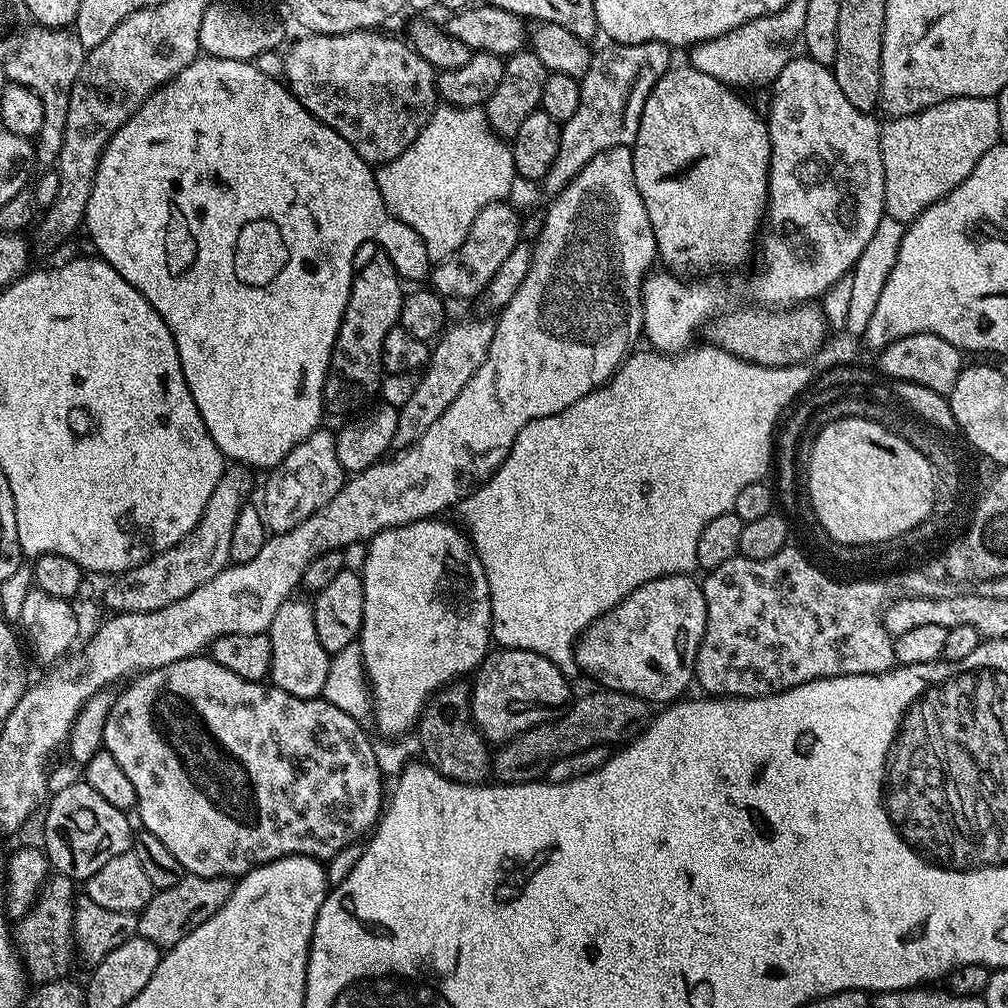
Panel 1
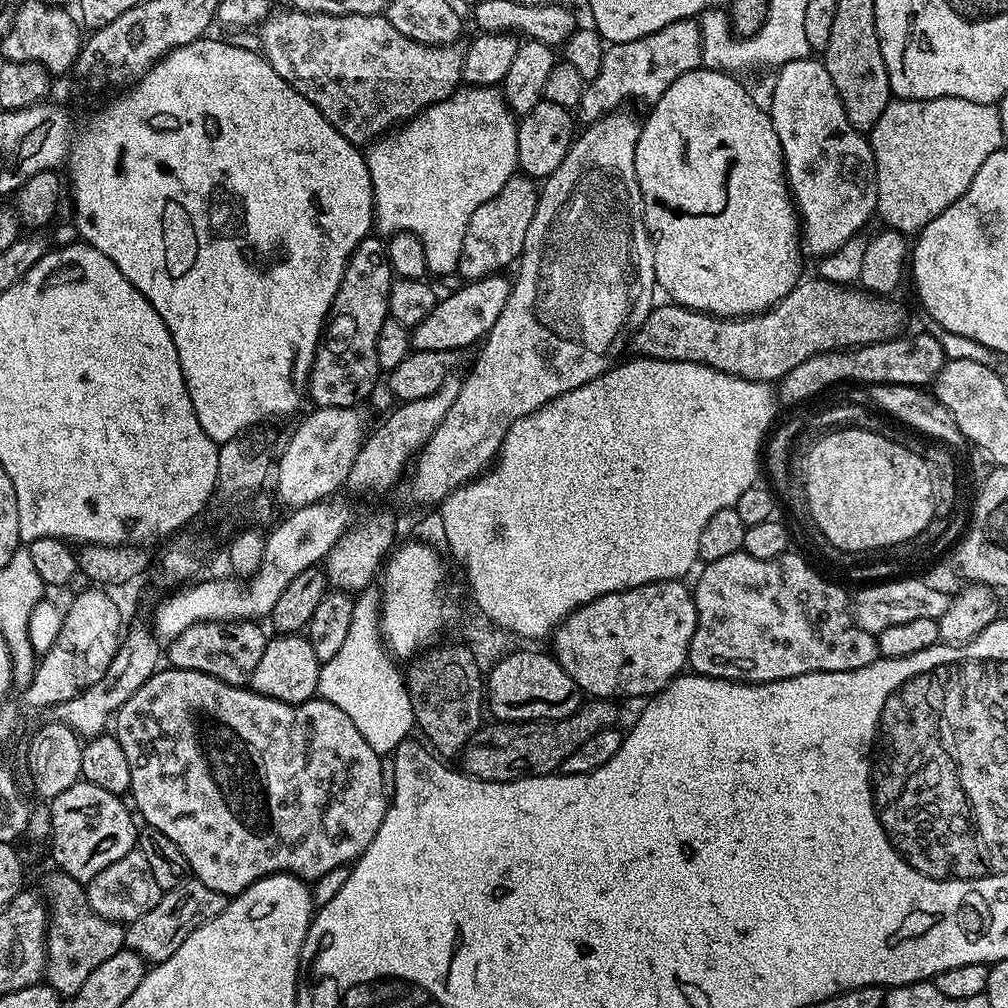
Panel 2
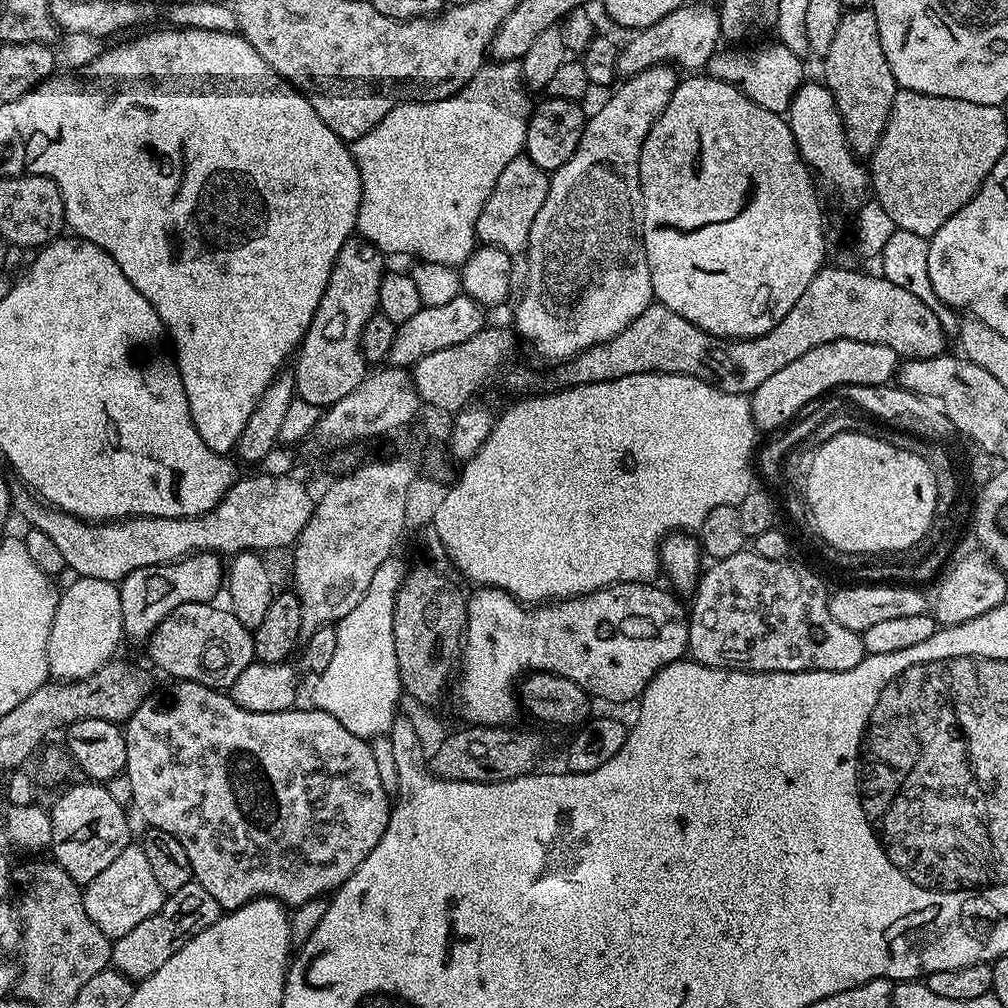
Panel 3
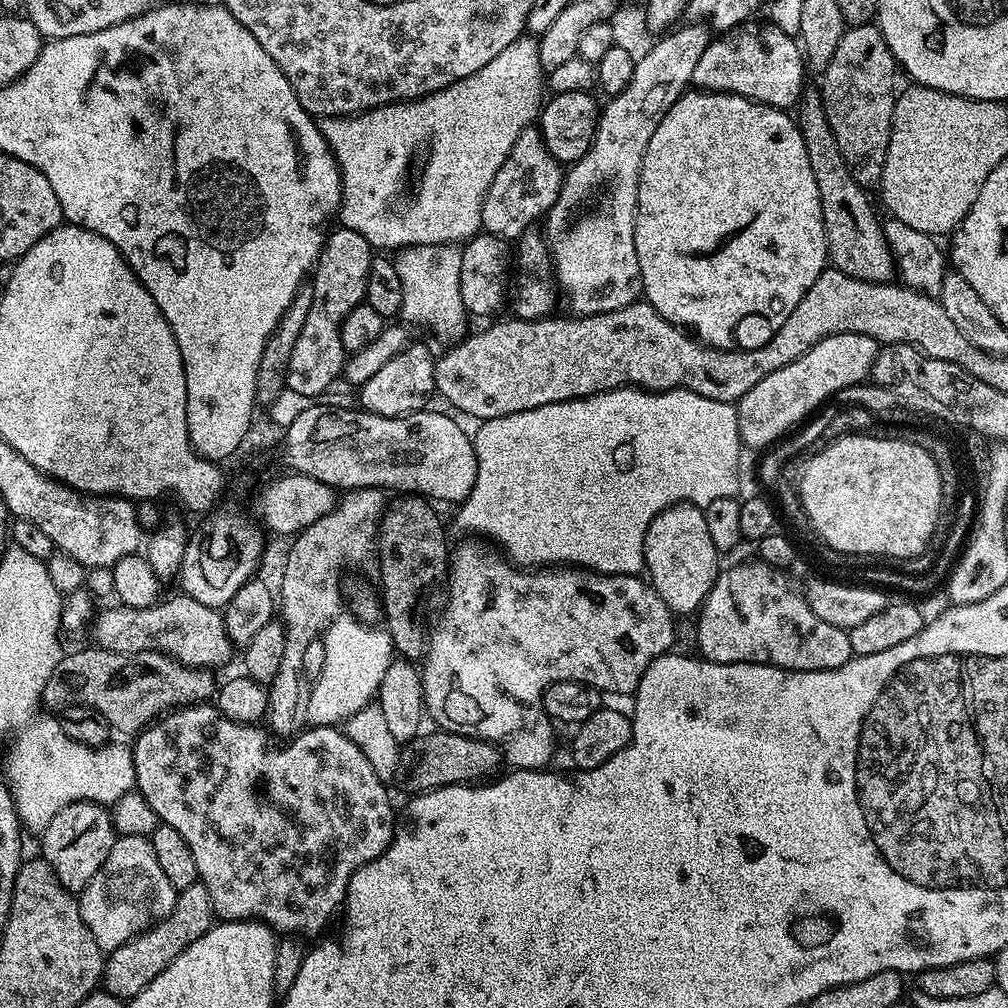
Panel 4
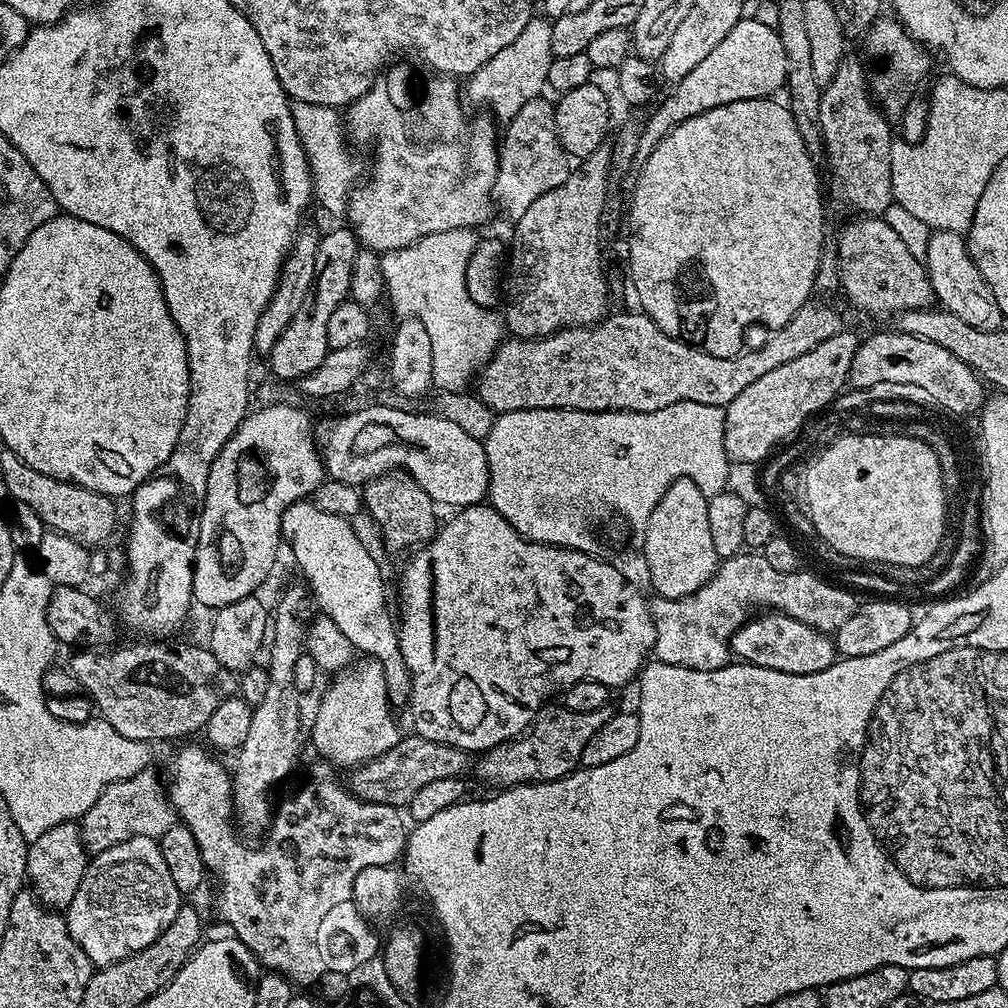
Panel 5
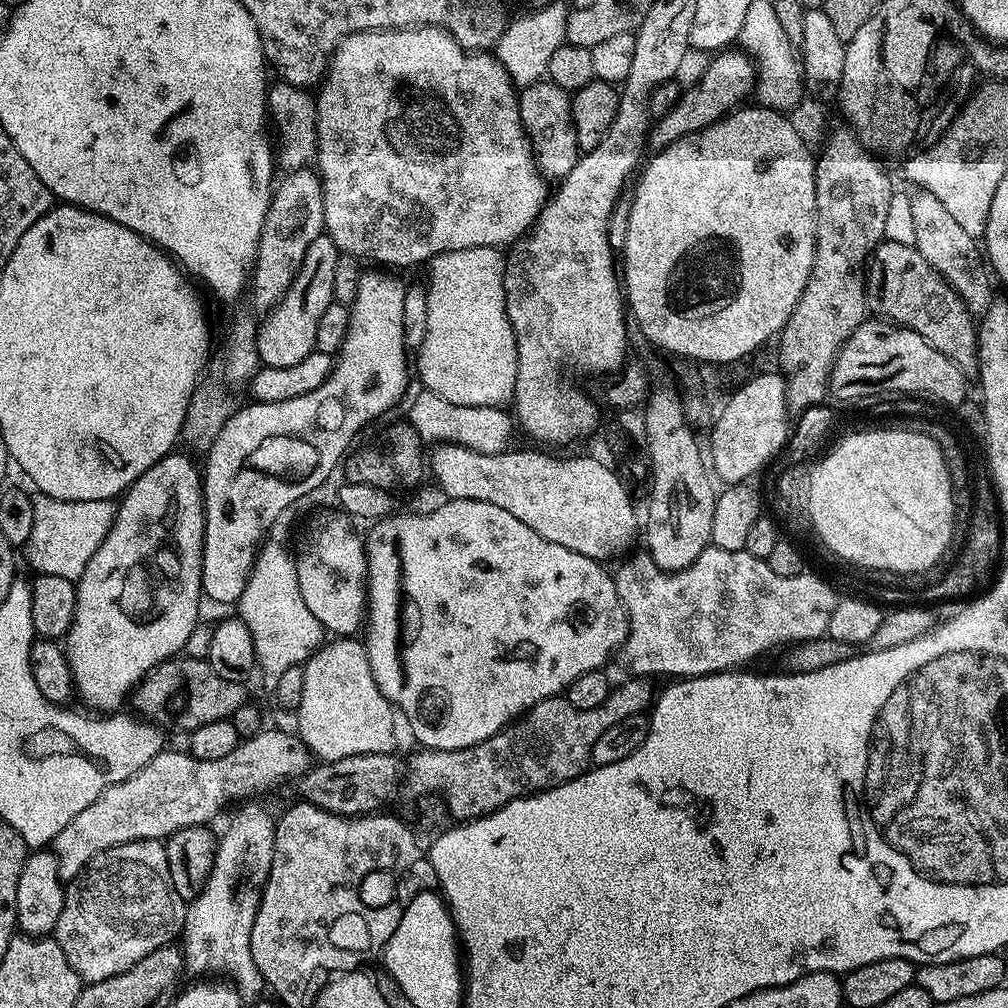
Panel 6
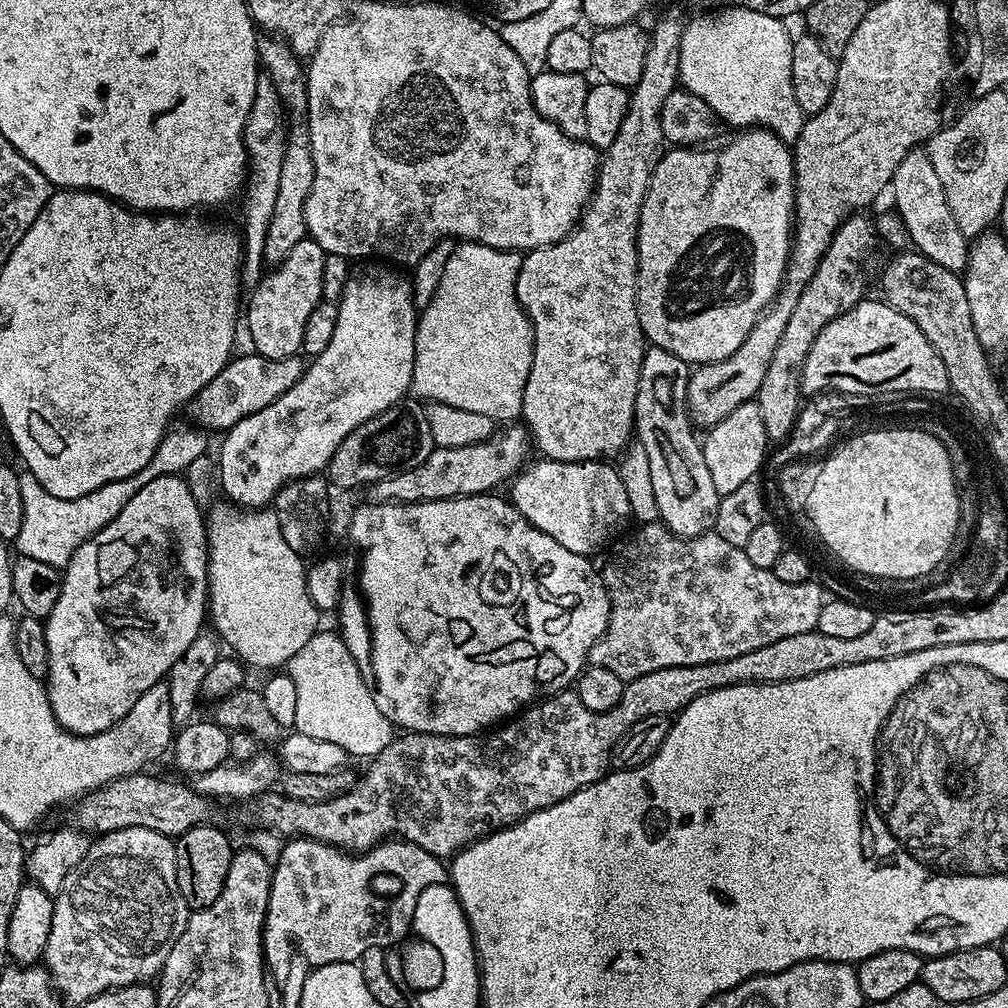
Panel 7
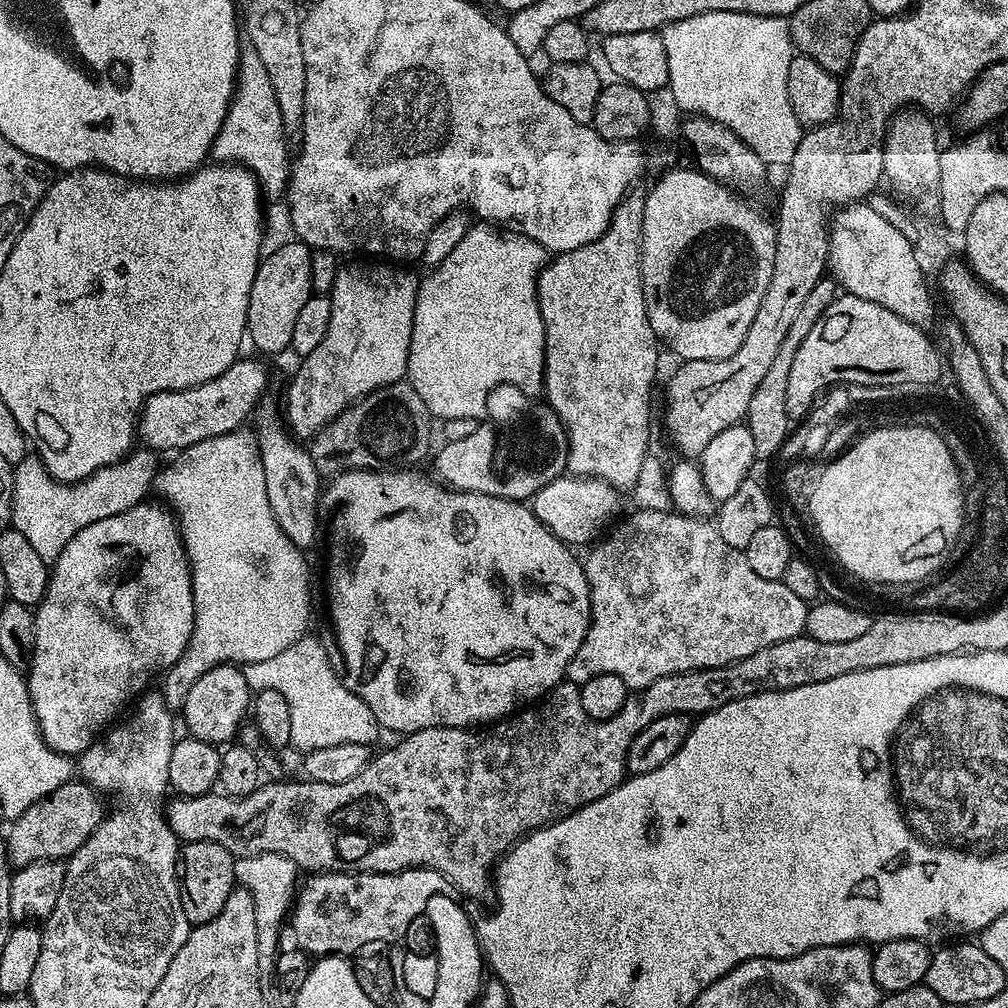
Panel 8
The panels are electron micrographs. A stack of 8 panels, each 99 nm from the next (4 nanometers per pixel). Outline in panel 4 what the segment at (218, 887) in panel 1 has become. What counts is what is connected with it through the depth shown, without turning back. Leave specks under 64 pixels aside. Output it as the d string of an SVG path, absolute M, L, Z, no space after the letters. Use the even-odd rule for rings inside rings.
M197 882L189 888L179 889L168 916L155 921L151 928L145 928L130 942L107 953L102 977L103 991L121 998L138 995L150 986L150 982L154 982L154 978L158 978L158 974L162 974L162 970L166 970L166 966L170 966L170 962L174 962L174 958L178 958L178 954L182 954L182 950L186 950L186 946L209 932L213 923L214 913L206 886Z

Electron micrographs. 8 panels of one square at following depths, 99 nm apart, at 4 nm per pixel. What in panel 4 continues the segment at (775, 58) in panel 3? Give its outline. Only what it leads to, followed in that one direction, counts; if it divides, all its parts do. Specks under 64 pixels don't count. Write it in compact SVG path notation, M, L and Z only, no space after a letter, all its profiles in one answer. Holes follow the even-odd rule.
M746 22L715 37L694 66L692 84L701 91L734 93L772 108L795 107L806 87L806 61L797 39L775 24Z

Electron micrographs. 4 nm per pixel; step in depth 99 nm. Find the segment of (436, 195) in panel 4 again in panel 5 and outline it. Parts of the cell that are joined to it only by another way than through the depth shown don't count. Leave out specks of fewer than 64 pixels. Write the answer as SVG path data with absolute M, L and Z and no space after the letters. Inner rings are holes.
M533 18L530 22L526 22L526 30L522 30L522 34L518 34L518 38L514 38L514 42L510 42L510 46L505 46L503 50L498 50L498 54L494 54L494 58L490 58L490 62L486 62L486 66L482 66L473 76L467 77L467 99L469 96L474 103L485 104L485 106L489 108L487 111L491 113L497 121L507 122L512 120L514 114L518 114L518 110L522 110L522 106L526 106L526 102L530 102L535 96L541 95L541 93L545 91L548 82L550 62L553 57L552 47L550 46L551 33L551 19ZM297 100L291 101L291 106L294 126L308 159L308 169L312 171L315 199L318 204L320 200L321 206L330 215L343 217L348 207L348 197L361 179L360 164L356 161L355 154L348 149L345 121L341 113L330 106L314 106L310 102Z

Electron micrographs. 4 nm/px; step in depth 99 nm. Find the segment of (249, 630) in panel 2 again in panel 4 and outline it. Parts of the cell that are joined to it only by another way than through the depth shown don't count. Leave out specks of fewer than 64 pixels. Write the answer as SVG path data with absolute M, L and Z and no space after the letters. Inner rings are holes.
M175 594L168 601L152 604L148 608L104 608L95 613L90 631L95 647L105 648L114 654L139 652L165 652L170 658L191 668L217 670L232 660L234 645L226 634L223 615L194 598Z

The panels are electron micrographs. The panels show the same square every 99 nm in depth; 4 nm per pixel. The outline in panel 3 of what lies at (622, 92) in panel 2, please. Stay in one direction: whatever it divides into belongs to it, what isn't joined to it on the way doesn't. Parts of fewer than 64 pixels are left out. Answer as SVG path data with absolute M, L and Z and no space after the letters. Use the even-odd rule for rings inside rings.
M685 2L678 10L666 14L666 18L658 18L658 22L629 36L632 37L622 44L616 58L616 71L624 78L652 68L655 64L675 65L680 70L703 69L708 59L718 51L718 45L722 40L717 9L713 5L711 8L708 4L692 2Z

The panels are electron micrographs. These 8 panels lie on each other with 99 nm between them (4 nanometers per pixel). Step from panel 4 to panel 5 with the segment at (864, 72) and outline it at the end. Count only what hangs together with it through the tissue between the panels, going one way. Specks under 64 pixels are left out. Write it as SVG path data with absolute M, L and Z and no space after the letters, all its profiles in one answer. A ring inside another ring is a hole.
M845 58L838 66L838 74L823 85L822 102L818 106L820 129L824 139L824 156L832 175L832 188L853 208L856 214L884 214L894 202L890 178L890 150L894 143L889 117L878 107L871 91L870 76L858 61Z

